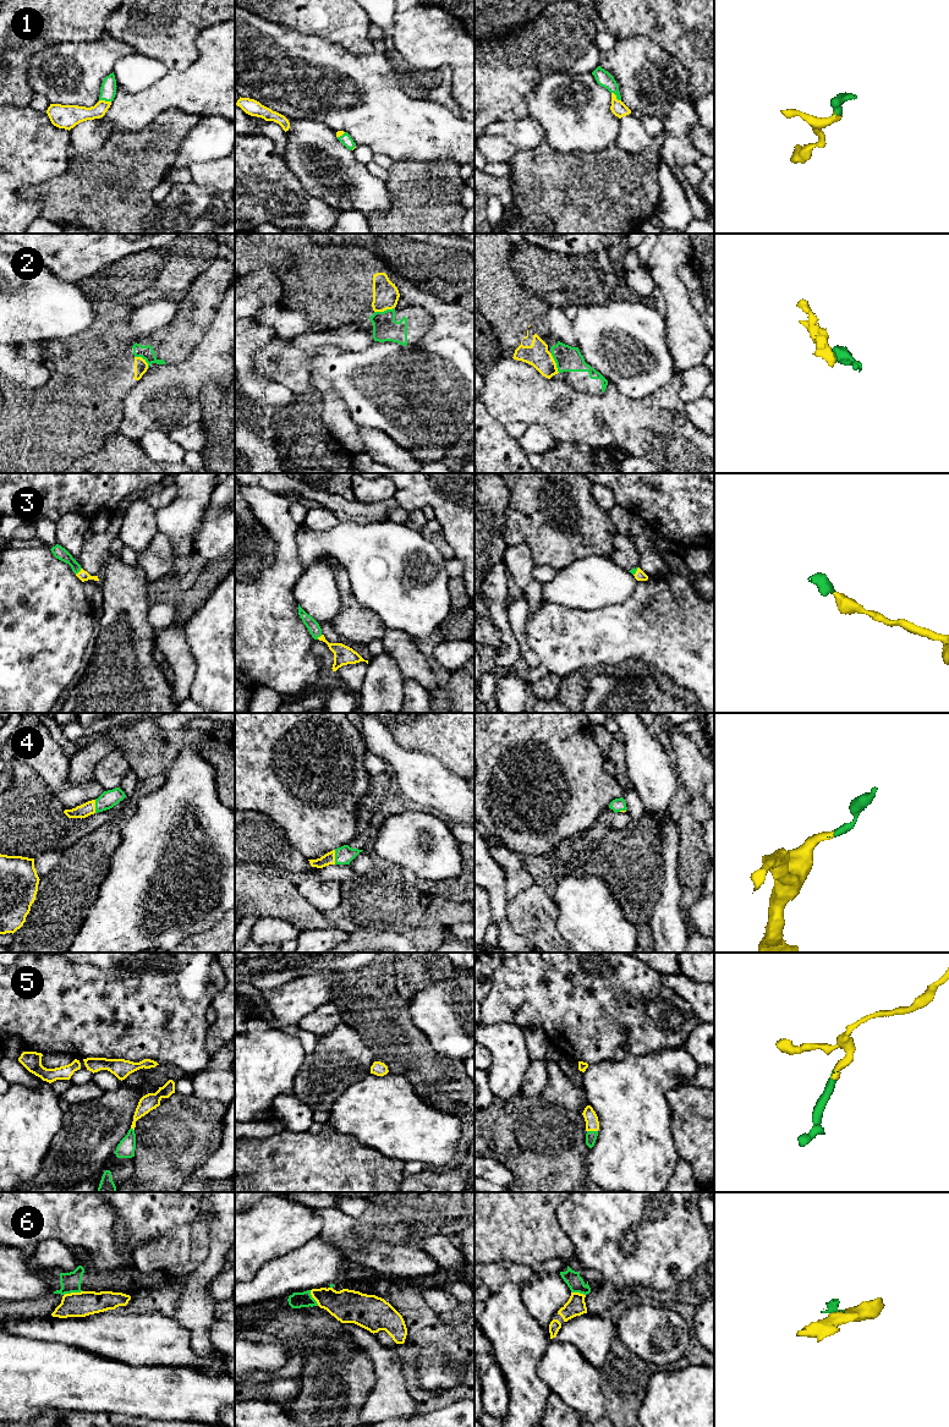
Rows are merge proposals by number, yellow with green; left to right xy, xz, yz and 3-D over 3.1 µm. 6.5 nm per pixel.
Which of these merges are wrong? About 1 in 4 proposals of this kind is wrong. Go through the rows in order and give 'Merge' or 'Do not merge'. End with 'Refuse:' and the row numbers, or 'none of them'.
1: Merge
2: Do not merge
3: Merge
4: Merge
5: Merge
6: Do not merge
Refuse: 2, 6

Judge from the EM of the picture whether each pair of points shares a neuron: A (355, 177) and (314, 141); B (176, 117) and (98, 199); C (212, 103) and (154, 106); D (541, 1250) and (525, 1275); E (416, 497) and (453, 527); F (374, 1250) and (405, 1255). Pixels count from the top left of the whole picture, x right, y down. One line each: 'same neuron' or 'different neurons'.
A: same neuron
B: same neuron
C: same neuron
D: different neurons
E: same neuron
F: same neuron

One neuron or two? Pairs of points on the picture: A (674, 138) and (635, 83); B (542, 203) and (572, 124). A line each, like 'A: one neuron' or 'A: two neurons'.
A: one neuron
B: two neurons

